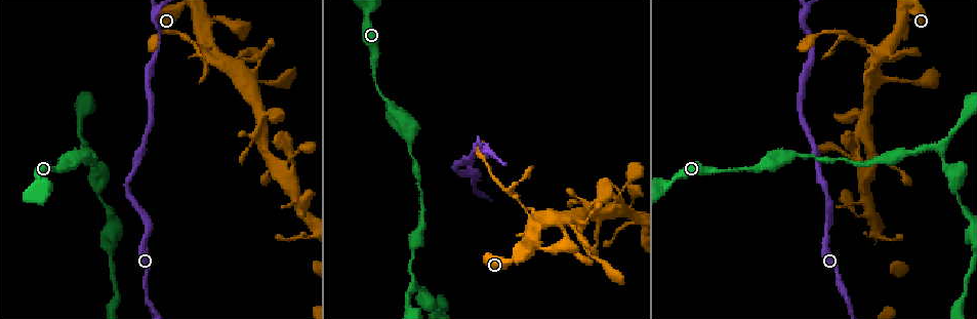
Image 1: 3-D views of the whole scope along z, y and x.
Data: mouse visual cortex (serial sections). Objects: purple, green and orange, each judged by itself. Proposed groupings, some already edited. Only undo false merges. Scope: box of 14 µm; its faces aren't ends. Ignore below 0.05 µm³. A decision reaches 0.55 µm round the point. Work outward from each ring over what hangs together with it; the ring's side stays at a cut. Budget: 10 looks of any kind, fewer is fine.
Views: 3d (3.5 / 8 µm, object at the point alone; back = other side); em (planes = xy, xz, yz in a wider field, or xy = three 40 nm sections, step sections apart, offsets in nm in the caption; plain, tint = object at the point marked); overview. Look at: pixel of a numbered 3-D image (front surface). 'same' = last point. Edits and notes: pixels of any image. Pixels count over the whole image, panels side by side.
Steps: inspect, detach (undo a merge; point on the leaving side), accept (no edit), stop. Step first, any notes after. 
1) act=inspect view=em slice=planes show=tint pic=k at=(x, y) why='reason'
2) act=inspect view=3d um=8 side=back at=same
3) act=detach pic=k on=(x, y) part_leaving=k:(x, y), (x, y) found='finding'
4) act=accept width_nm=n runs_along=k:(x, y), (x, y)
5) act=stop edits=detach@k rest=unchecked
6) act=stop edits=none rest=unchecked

act=inspect view=3d um=3.5 side=back pic=1 at=(85, 146)

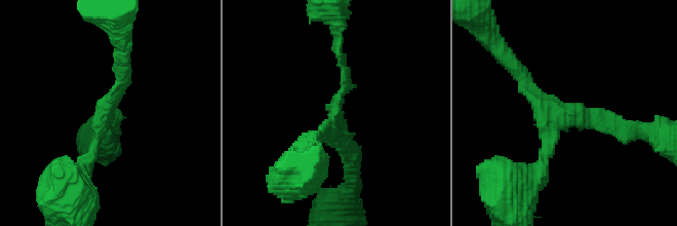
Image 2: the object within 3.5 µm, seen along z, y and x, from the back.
act=inspect view=em slice=xy step=2 show=tint pic=2 at=(583, 117) arms=3 arm_widths_nm=200,200,250 why='now the EM'

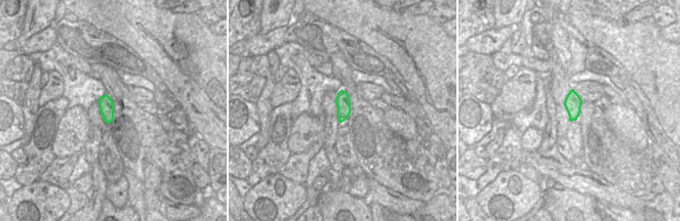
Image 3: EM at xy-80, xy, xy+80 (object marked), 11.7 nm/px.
act=accept runs_along=2:(644, 128), (558, 119), (545, 157) found='all the same cell'

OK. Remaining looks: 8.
act=inspect view=3d um=3.5 pic=1 at=(156, 10) why='a fork'

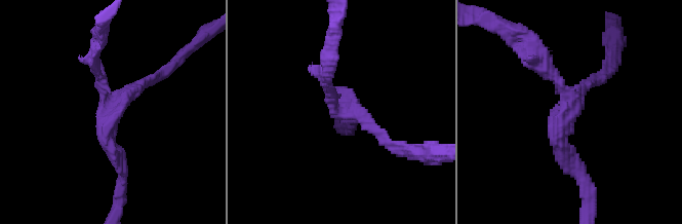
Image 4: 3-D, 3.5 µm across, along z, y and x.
act=accept arms=3 runs_along=4:(124, 168), (108, 117), (161, 73) found='one cell here'

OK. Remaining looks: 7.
act=inspect view=3d um=3.5 pic=1 at=(867, 113) why='side arm on a straight run'

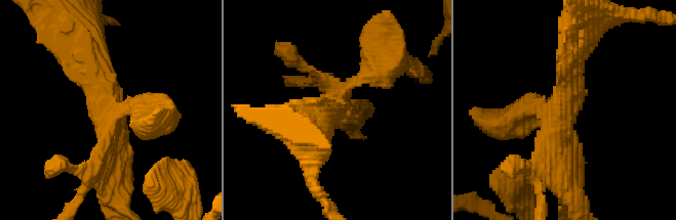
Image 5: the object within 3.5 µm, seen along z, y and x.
act=inspect view=em slice=planes show=tint pic=5 at=(564, 112)

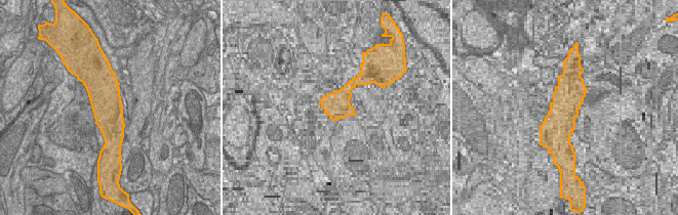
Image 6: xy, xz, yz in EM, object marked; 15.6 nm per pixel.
act=inspect view=em slice=xy step=3 show=tint at=same

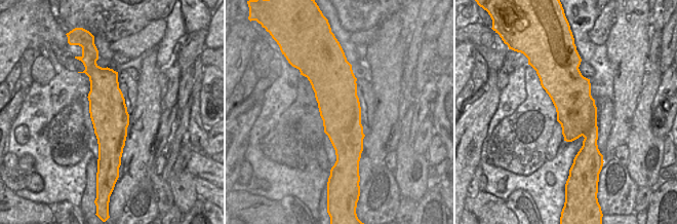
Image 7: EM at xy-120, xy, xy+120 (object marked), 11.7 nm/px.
act=accept runs_along=5:(86, 49), (106, 96), (109, 178) found='continuous, no second cell'

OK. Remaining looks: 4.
act=inspect view=3d um=3.5 pic=1 at=(879, 237) why='sharp bend'

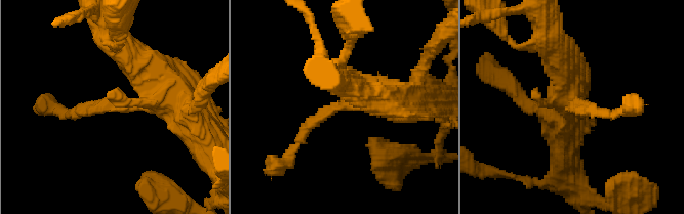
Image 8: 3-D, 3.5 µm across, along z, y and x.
act=inspect view=em slice=xy step=3 show=tint pic=8 at=(573, 107) why='shape alone is not enough'

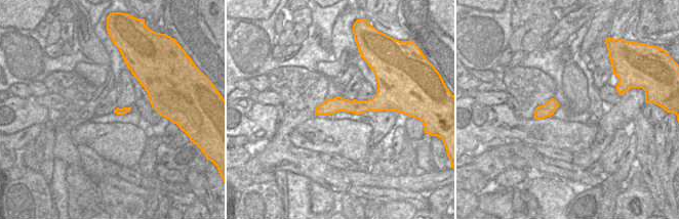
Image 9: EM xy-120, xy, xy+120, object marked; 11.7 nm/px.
act=accept width_nm=190 runs_along=9:(385, 101), (330, 105), (317, 113) found='continuous, no second cell'

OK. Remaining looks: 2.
act=stop edits=none rest=unchecked

